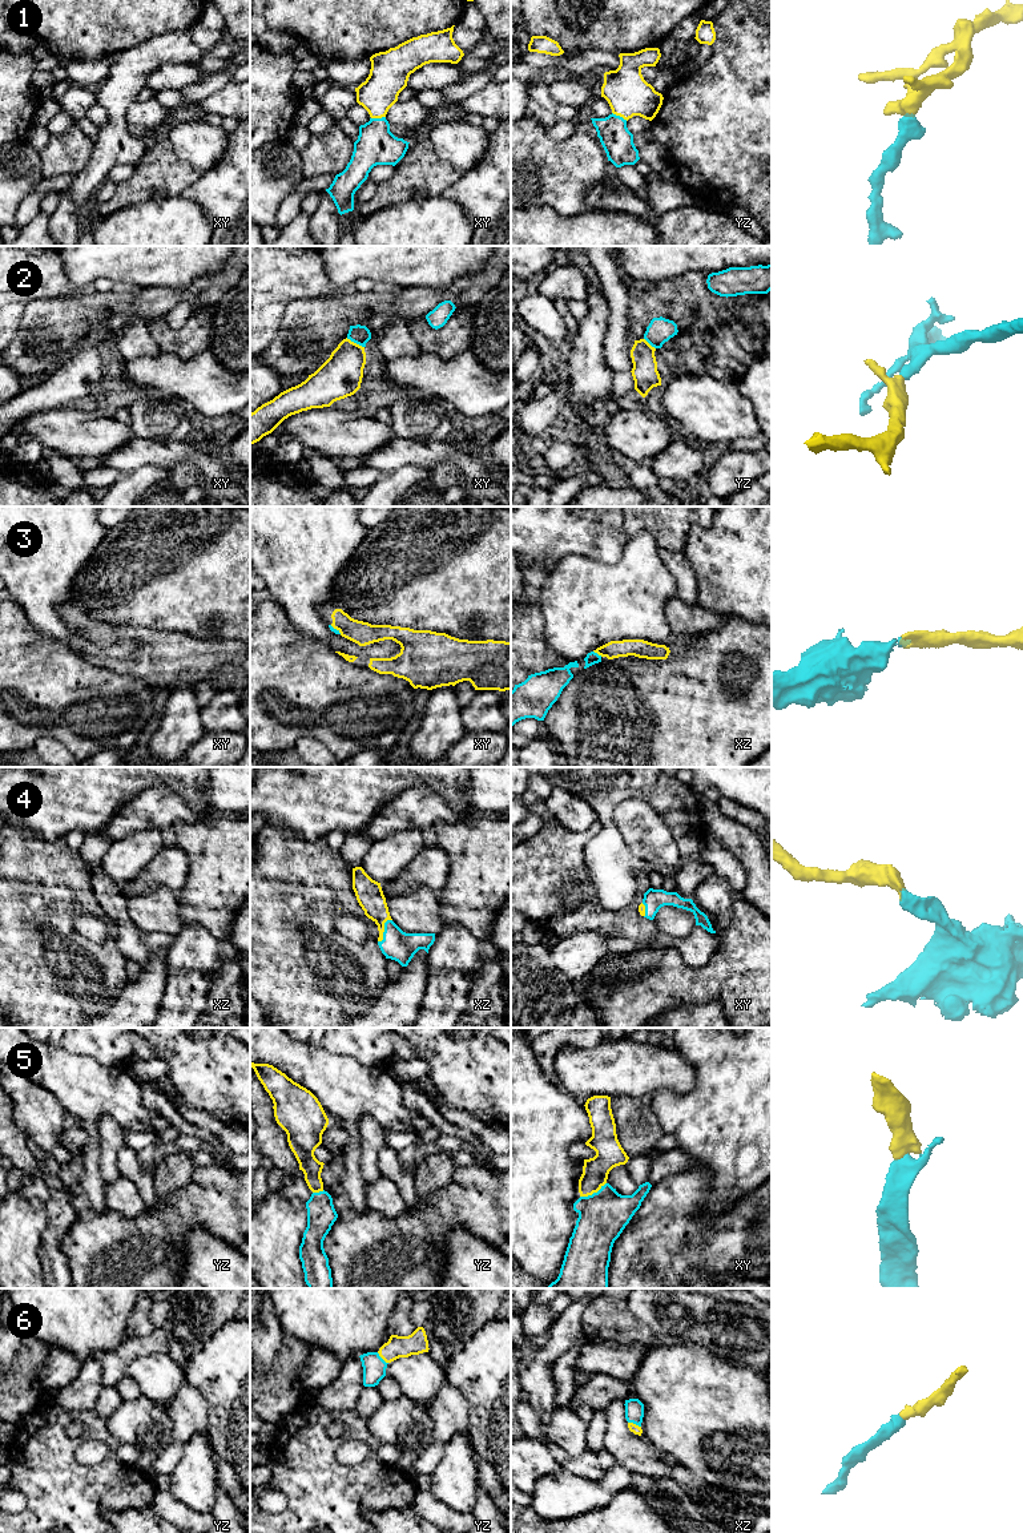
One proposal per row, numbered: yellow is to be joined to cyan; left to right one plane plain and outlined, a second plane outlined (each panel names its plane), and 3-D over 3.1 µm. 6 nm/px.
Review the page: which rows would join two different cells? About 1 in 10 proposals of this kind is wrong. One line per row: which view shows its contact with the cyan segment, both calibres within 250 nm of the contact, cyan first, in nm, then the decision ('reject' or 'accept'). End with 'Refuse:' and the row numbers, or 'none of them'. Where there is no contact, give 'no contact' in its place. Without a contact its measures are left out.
1: meets cyan in yz; 190 nm thick on the cyan side, 260 nm on the other; accept
2: meets cyan in xy; 120 nm thick on the cyan side, 260 nm on the other; accept
3: meets cyan in xz; 70 nm thick on the cyan side, 110 nm on the other; accept
4: meets cyan in xz; 180 nm thick on the cyan side, 160 nm on the other; accept
5: meets cyan in xy; 300 nm thick on the cyan side, 160 nm on the other; accept
6: meets cyan in xz; 110 nm thick on the cyan side, 60 nm on the other; accept
Refuse: none of them

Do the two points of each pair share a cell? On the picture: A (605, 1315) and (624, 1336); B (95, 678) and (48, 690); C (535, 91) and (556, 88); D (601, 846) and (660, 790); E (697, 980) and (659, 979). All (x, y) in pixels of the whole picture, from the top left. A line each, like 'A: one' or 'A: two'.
A: one
B: one
C: two
D: one
E: one

